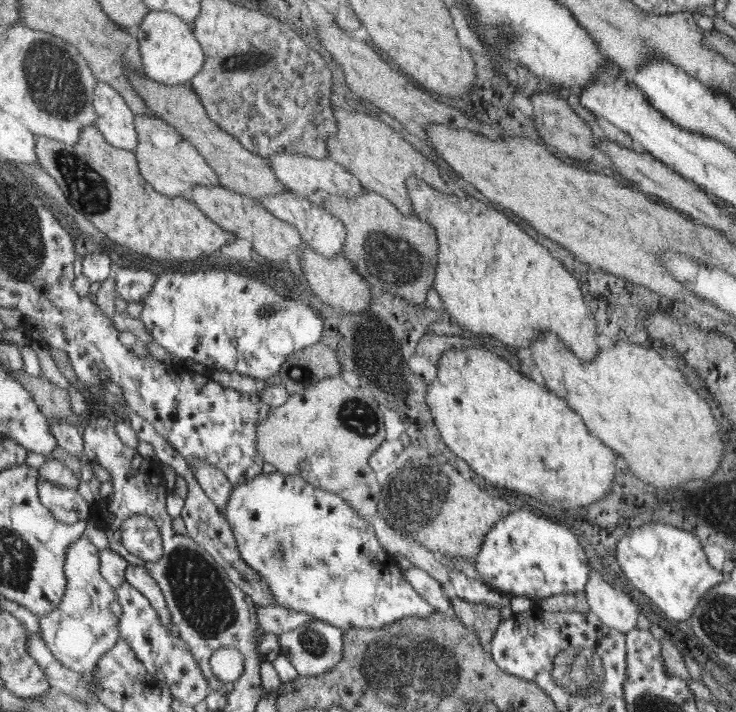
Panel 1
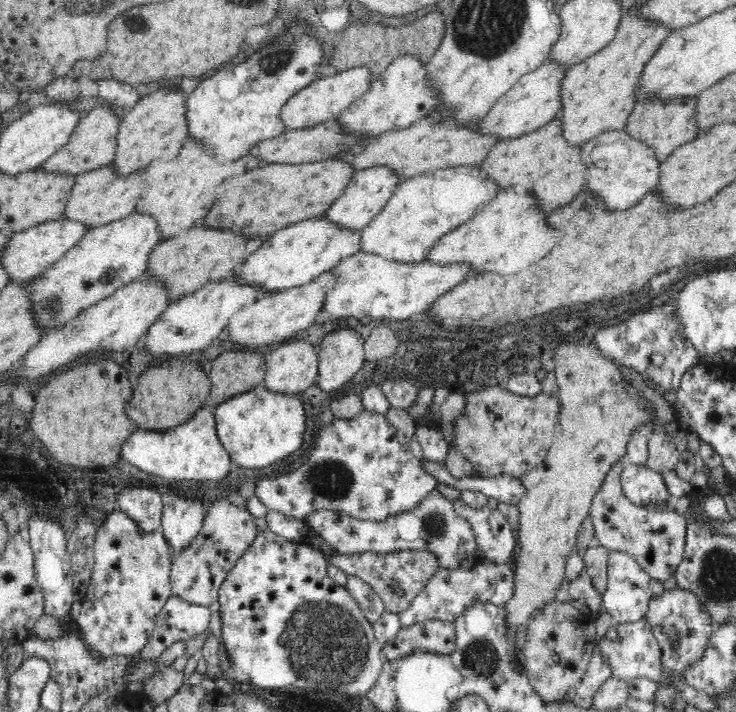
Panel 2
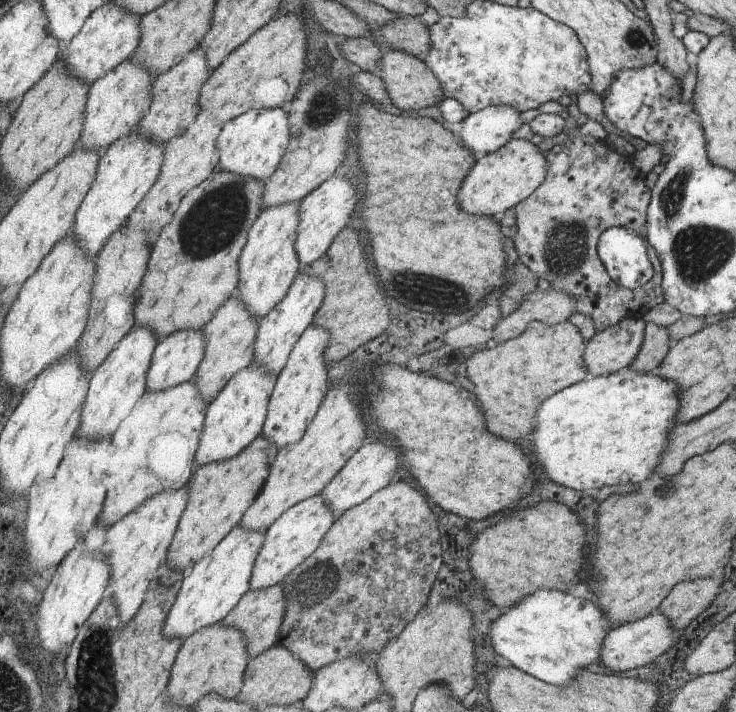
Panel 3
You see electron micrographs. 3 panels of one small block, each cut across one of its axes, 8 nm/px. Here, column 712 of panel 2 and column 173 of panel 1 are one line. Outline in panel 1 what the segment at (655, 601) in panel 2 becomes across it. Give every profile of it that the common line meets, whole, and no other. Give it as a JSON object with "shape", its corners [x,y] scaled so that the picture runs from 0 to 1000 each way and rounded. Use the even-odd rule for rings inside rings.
{"shape":[[[177,795],[171,801],[171,815],[202,838],[205,848],[215,857],[224,882],[228,882],[230,888],[235,888],[235,890],[245,890],[234,872],[234,862],[227,851],[224,836],[219,831],[216,820],[211,817],[211,812],[202,806],[202,802],[189,795]]]}

